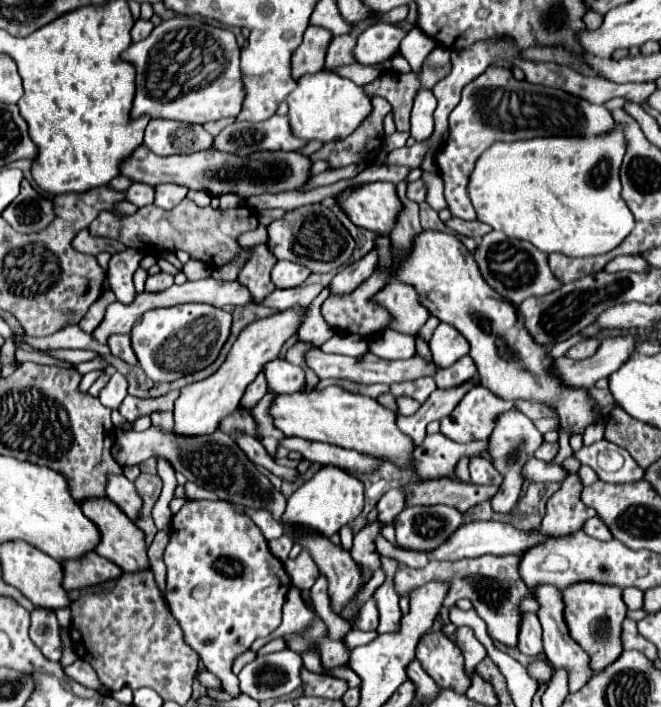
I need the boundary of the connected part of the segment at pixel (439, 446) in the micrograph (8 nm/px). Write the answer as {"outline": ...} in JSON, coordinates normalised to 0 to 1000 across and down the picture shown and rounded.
{"outline":[[[669,612],[644,615],[638,632],[626,638],[629,675],[632,678],[681,675],[699,646],[714,649],[714,646],[735,644],[735,641],[738,641],[738,621],[696,629],[672,618]]]}

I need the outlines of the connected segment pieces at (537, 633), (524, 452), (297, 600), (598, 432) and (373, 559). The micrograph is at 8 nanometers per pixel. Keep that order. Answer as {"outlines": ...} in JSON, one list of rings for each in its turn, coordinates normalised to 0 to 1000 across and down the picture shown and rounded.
{"outlines":[[[[793,867],[790,870],[784,904],[787,904],[787,909],[784,909],[787,924],[793,924],[793,926],[799,926],[805,932],[823,929],[823,921],[820,921],[820,887],[817,887],[817,878],[811,876],[808,867]]],[[[781,576],[772,579],[769,584],[756,587],[750,593],[750,604],[741,615],[741,646],[747,652],[747,661],[762,672],[762,683],[759,683],[759,694],[741,706],[741,714],[744,714],[744,723],[747,726],[756,726],[756,728],[766,728],[772,726],[772,720],[781,714],[784,709],[784,700],[790,694],[790,675],[787,675],[787,663],[790,663],[790,655],[796,655],[796,649],[802,649],[808,644],[808,638],[823,627],[820,621],[820,612],[808,604],[808,598],[790,587]]],[[[442,830],[436,836],[433,853],[430,853],[430,878],[427,878],[427,884],[411,894],[407,901],[384,907],[378,919],[389,924],[408,905],[430,901],[430,898],[442,898],[442,895],[457,895],[469,884],[472,876],[475,876],[475,867],[460,856],[460,850],[454,844],[454,833]]],[[[905,595],[900,601],[891,603],[882,614],[884,631],[891,631],[914,620],[915,600]]],[[[569,734],[551,743],[551,748],[536,757],[536,771],[530,777],[530,785],[542,799],[548,799],[548,816],[551,816],[548,830],[560,822],[563,810],[578,799],[575,785],[569,779],[569,760],[575,757],[575,748],[578,748],[578,740]]]]}

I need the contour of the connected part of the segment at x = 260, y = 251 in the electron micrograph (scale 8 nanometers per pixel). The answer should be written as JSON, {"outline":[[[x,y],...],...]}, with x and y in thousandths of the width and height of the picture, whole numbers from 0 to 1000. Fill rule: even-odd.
{"outline":[[[393,344],[381,352],[378,369],[363,383],[360,397],[378,409],[384,429],[396,429],[418,409],[408,395],[408,383],[415,372],[418,372],[418,364],[408,361],[408,352],[399,344]]]}

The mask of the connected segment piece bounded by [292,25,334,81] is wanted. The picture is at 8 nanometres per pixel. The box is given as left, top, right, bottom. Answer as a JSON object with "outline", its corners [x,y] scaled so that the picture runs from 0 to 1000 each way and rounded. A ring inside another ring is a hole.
{"outline":[[[469,35],[463,41],[457,64],[442,78],[442,112],[451,115],[463,103],[481,103],[490,98],[493,66],[499,64],[502,44]]]}

